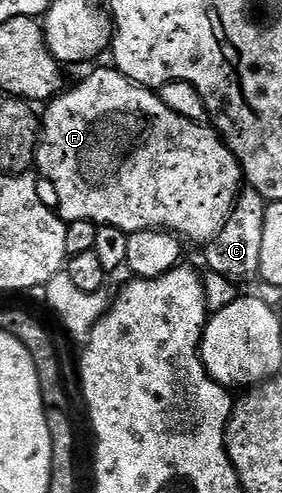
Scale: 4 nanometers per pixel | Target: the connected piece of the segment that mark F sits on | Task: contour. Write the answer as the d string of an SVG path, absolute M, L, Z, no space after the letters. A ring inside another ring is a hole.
M115 68L96 70L67 90L51 99L48 111L43 111L34 163L56 193L60 217L67 223L95 222L97 226L122 228L128 235L143 230L167 231L199 244L212 242L242 189L240 163L215 129L170 112L155 89L139 86Z

